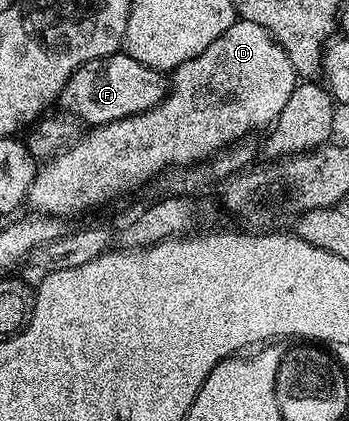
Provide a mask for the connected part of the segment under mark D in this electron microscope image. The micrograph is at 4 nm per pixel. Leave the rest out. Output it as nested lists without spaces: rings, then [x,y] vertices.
[[[236,19],[198,58],[182,62],[171,73],[168,95],[158,106],[142,114],[127,116],[109,124],[97,124],[87,129],[85,136],[60,149],[55,156],[39,165],[34,182],[28,191],[27,207],[33,213],[57,218],[80,216],[91,208],[100,208],[111,200],[120,200],[143,184],[169,171],[209,160],[215,152],[241,143],[247,132],[267,129],[282,114],[282,106],[298,83],[298,77],[286,50],[272,39],[262,26],[249,20]]]

